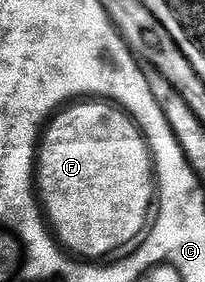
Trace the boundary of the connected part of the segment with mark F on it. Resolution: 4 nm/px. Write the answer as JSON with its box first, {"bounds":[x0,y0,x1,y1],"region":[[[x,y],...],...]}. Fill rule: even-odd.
{"bounds":[35,100,157,260],"region":[[[102,100],[76,101],[74,104],[60,109],[50,119],[49,125],[44,129],[41,135],[41,141],[37,147],[35,180],[37,183],[37,197],[41,203],[41,209],[49,223],[50,229],[53,231],[56,239],[60,243],[65,244],[66,249],[72,255],[78,256],[83,260],[103,260],[106,259],[103,258],[106,254],[111,254],[114,250],[121,249],[122,246],[128,245],[127,247],[130,247],[148,229],[149,219],[153,214],[153,203],[157,198],[155,165],[151,163],[151,153],[149,152],[142,132],[139,130],[139,125],[125,111],[119,109],[118,106]]]}

